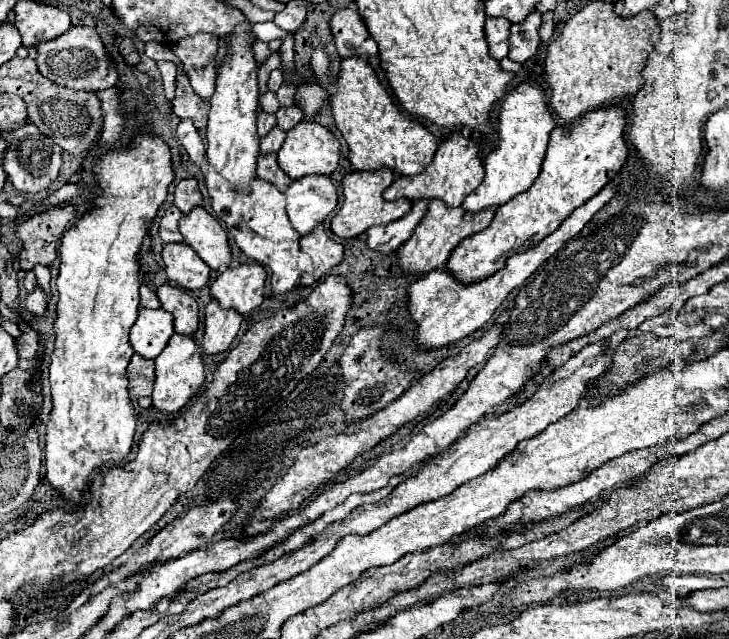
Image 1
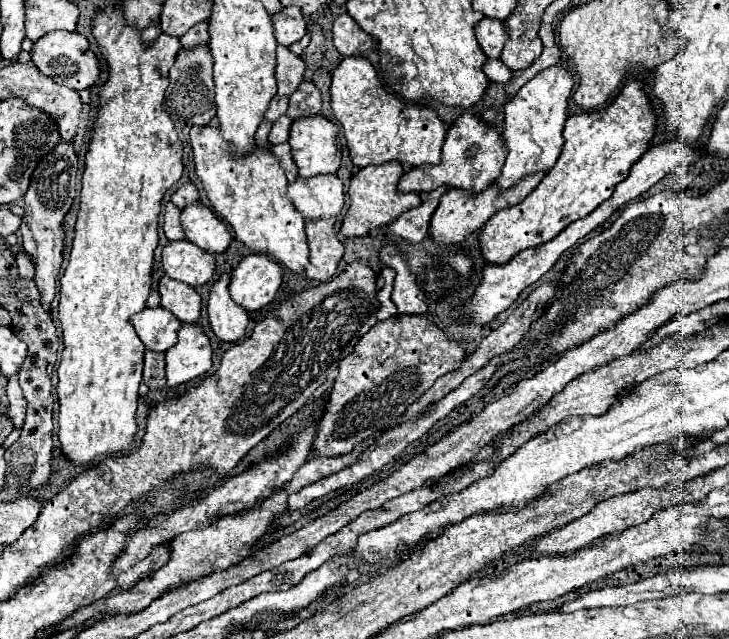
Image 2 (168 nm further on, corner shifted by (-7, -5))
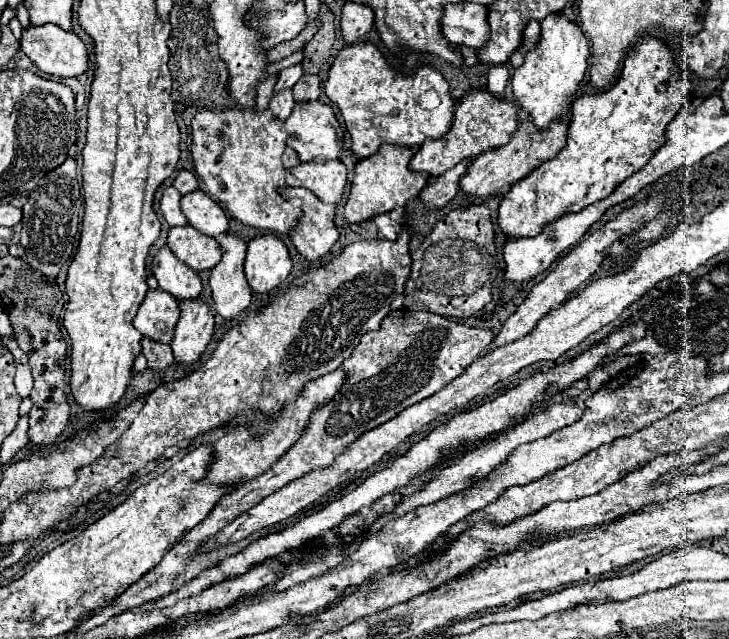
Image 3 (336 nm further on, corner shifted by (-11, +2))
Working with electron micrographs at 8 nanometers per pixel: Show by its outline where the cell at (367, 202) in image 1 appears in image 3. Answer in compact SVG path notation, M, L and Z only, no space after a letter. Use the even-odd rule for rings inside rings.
M382 145L376 155L362 159L354 169L350 197L344 207L344 219L348 223L364 223L368 219L374 219L376 215L390 213L396 207L404 207L408 199L420 195L428 175L410 171L408 169L410 159L412 159L412 149L394 145Z

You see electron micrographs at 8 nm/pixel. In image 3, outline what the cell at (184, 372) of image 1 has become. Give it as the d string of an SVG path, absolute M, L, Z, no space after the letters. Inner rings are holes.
M200 299L180 303L180 321L176 323L174 341L170 343L174 359L194 365L204 355L214 333L214 315Z

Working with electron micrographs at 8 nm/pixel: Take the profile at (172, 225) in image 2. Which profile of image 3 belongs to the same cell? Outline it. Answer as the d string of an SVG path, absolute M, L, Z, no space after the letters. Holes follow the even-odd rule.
M166 187L164 189L164 195L162 195L162 201L160 201L160 209L162 209L162 215L166 219L166 223L170 227L176 227L176 225L188 225L182 209L180 209L180 193L174 189L174 187Z

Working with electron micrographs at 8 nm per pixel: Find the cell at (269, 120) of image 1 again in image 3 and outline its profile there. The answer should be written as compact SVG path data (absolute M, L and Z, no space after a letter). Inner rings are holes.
M292 65L292 67L284 69L276 81L274 93L280 93L282 89L292 89L300 77L302 77L302 65Z

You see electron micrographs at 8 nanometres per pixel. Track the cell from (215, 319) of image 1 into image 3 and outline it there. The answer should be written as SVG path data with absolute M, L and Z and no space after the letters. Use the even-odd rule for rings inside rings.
M218 235L222 259L210 273L214 311L224 319L236 319L250 305L252 291L244 277L246 243L234 235Z

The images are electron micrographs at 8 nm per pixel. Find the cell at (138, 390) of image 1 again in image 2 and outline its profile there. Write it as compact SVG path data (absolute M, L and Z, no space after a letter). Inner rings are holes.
M146 352L144 354L144 382L148 388L164 388L166 374L164 374L164 354L162 352Z

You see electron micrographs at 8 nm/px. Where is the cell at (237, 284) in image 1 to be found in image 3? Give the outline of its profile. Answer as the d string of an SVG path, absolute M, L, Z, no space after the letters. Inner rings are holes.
M260 235L248 243L244 273L254 293L266 293L286 281L292 261L286 245L276 235Z

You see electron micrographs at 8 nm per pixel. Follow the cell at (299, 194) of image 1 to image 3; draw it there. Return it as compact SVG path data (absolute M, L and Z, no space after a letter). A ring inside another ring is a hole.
M310 161L288 169L290 187L310 189L322 203L338 203L346 187L346 167L340 161Z

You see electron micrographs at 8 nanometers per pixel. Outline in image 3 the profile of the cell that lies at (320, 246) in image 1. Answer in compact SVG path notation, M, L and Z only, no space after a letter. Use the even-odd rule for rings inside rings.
M292 189L282 191L286 199L300 199L304 203L304 215L300 229L290 235L298 253L308 261L320 261L330 253L332 245L338 241L338 229L334 225L334 205L322 203L312 191Z

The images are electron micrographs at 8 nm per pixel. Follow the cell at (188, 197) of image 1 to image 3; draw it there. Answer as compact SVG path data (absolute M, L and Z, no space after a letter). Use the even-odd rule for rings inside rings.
M180 171L180 173L176 175L176 179L174 179L172 185L174 185L174 189L178 189L178 193L182 193L182 195L192 193L192 191L198 189L198 181L196 181L196 177L194 177L190 171Z

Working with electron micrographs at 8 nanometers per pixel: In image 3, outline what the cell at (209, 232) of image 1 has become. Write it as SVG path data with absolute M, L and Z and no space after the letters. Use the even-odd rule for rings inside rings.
M194 191L182 197L182 211L188 223L208 237L218 237L228 231L228 217L222 207L204 191Z

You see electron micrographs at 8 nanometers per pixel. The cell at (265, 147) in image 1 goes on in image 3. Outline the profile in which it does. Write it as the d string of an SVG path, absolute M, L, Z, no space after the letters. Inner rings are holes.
M280 91L278 95L272 97L270 101L270 111L276 119L280 121L286 121L292 113L292 107L294 107L294 99L292 99L292 91Z

